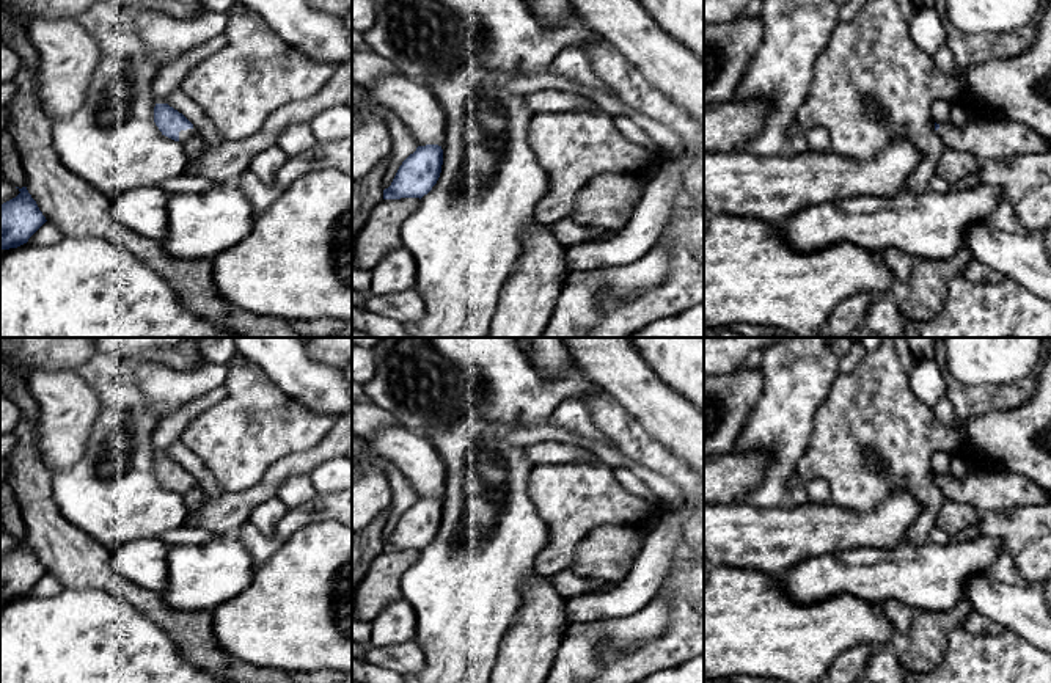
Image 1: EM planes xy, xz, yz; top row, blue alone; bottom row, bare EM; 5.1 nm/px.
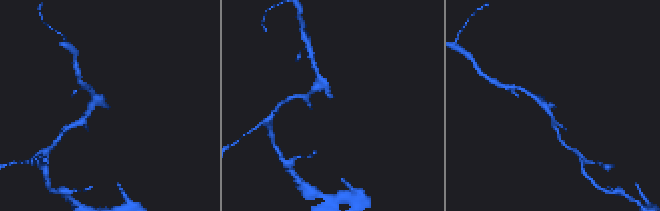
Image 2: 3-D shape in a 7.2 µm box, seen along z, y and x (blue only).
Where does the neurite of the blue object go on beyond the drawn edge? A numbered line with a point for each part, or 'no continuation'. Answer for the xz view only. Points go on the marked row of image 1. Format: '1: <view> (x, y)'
no continuation

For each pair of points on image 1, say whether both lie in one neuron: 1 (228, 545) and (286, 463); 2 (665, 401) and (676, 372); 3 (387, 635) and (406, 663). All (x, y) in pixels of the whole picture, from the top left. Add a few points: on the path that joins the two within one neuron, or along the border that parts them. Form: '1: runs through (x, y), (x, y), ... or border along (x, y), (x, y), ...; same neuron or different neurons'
1: border along (236, 533), (219, 536); different neurons
2: border along (644, 360), (666, 385), (687, 399); different neurons
3: border along (413, 638), (404, 642), (369, 644); different neurons

